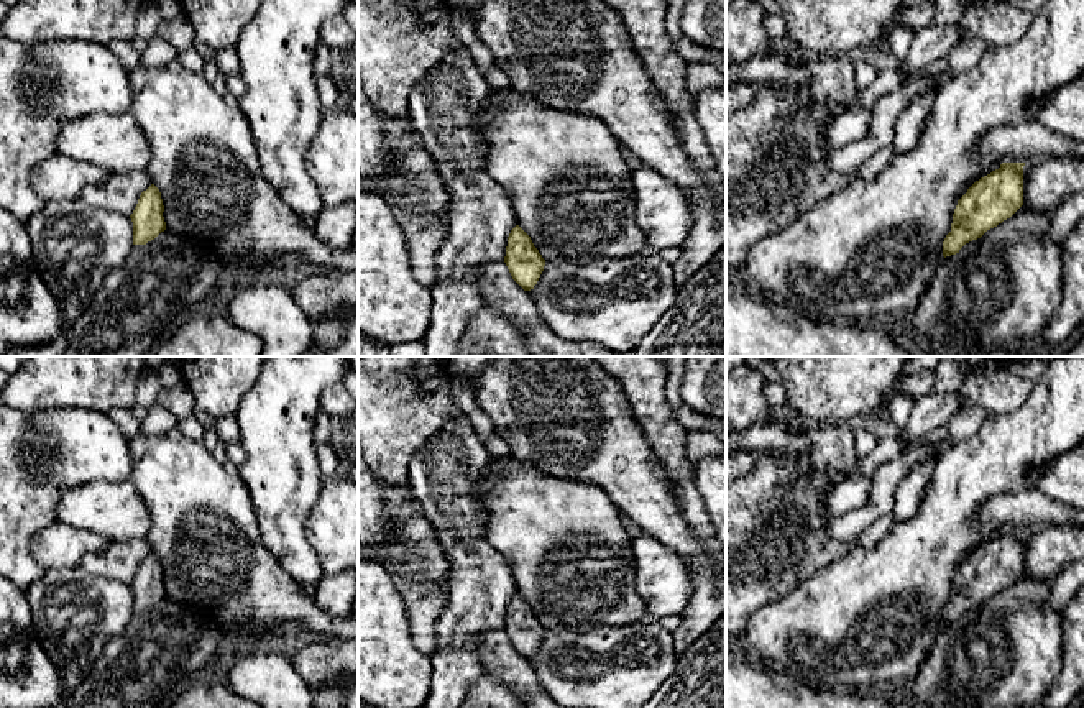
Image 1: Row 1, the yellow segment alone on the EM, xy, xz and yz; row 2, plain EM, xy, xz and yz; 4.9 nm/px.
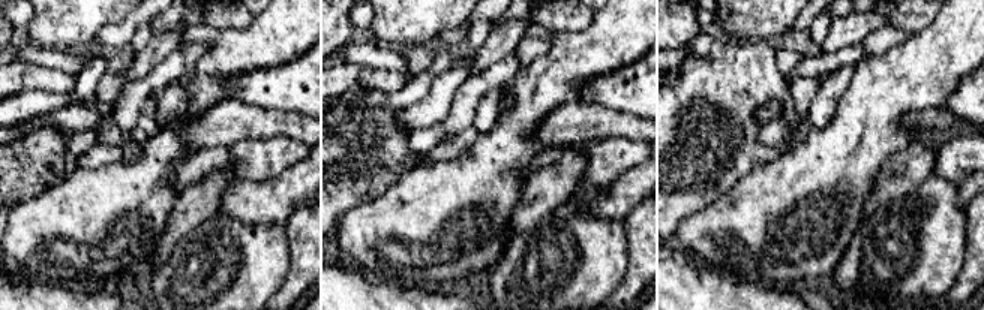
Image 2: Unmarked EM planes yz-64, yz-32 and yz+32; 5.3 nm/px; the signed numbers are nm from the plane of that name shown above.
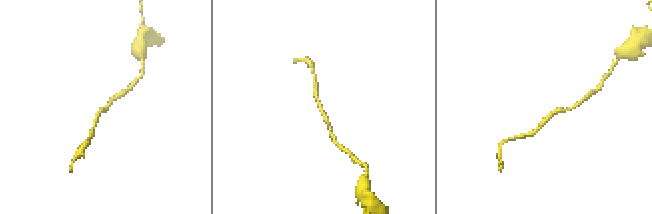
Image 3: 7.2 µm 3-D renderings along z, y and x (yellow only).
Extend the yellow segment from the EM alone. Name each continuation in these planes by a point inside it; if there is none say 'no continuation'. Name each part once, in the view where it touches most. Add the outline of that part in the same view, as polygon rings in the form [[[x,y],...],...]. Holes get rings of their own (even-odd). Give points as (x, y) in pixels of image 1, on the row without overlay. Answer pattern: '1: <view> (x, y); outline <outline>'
no continuation

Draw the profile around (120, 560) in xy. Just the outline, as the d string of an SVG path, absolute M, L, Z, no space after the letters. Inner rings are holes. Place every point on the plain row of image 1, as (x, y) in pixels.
M143 539L112 542L102 552L85 554L79 567L90 575L108 577L130 585L143 559L151 554L151 545Z

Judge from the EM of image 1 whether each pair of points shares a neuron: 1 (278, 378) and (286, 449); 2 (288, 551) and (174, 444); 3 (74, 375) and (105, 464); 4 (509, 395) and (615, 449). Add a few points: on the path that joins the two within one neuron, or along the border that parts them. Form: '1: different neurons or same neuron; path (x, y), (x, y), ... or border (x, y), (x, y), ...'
1: same neuron; path (280, 396), (280, 431)
2: different neurons; border (247, 487), (252, 496), (257, 529), (273, 559)
3: different neurons; border (46, 408), (89, 408), (107, 414)
4: same neuron; path (536, 395), (546, 395), (588, 431)

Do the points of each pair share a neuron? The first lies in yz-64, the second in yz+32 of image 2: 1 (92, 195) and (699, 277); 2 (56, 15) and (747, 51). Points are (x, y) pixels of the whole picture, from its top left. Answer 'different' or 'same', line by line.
1: different
2: different

